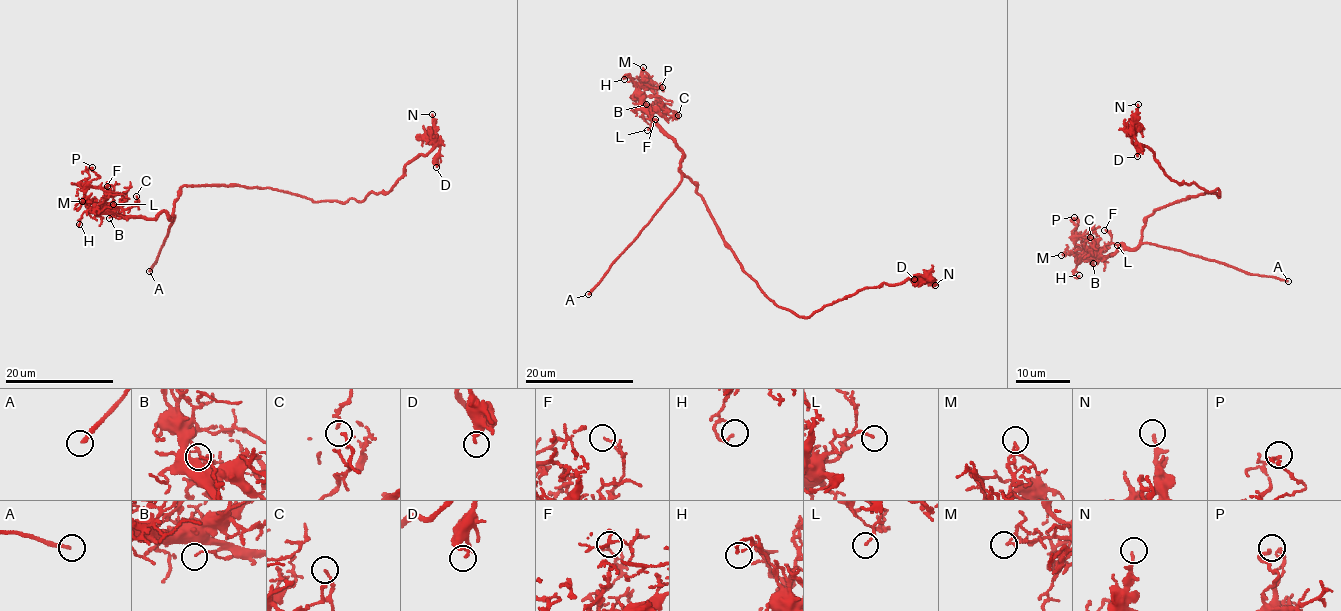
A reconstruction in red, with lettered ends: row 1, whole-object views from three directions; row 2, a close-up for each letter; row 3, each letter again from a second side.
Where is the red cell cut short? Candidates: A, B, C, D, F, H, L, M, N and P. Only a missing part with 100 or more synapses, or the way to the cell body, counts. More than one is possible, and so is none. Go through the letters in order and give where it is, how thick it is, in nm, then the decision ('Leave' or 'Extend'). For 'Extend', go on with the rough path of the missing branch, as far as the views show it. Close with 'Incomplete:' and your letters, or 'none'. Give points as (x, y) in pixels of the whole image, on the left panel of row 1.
A: Place: (149, 271). Thickness 220 nm. Extend. Course of what is missing: (149, 271), (141, 278), (141, 286), (136, 288), (145, 303), (172, 322), (169, 362)
B: Place: (109, 218). Thickness 120 nm. Leave
C: Place: (136, 196). Thickness 150 nm. Leave
D: Place: (436, 167). Thickness 200 nm. Leave
F: Place: (107, 186). Thickness 130 nm. Leave
H: Place: (79, 224). Thickness 130 nm. Leave
L: Place: (113, 204). Thickness 140 nm. Leave
M: Place: (82, 201). Thickness 120 nm. Leave
N: Place: (432, 114). Thickness 150 nm. Leave
P: Place: (92, 167). Thickness 120 nm. Leave
Incomplete: A

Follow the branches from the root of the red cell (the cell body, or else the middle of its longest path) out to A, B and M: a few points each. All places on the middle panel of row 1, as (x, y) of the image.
A: (739, 261), (721, 233), (704, 198), (684, 174), (681, 184), (650, 223), (588, 294)
B: (739, 261), (721, 233), (704, 198), (681, 171), (683, 150), (660, 128), (646, 104)
M: (739, 261), (721, 233), (704, 198), (681, 171), (683, 150), (643, 107), (638, 89), (643, 67)

